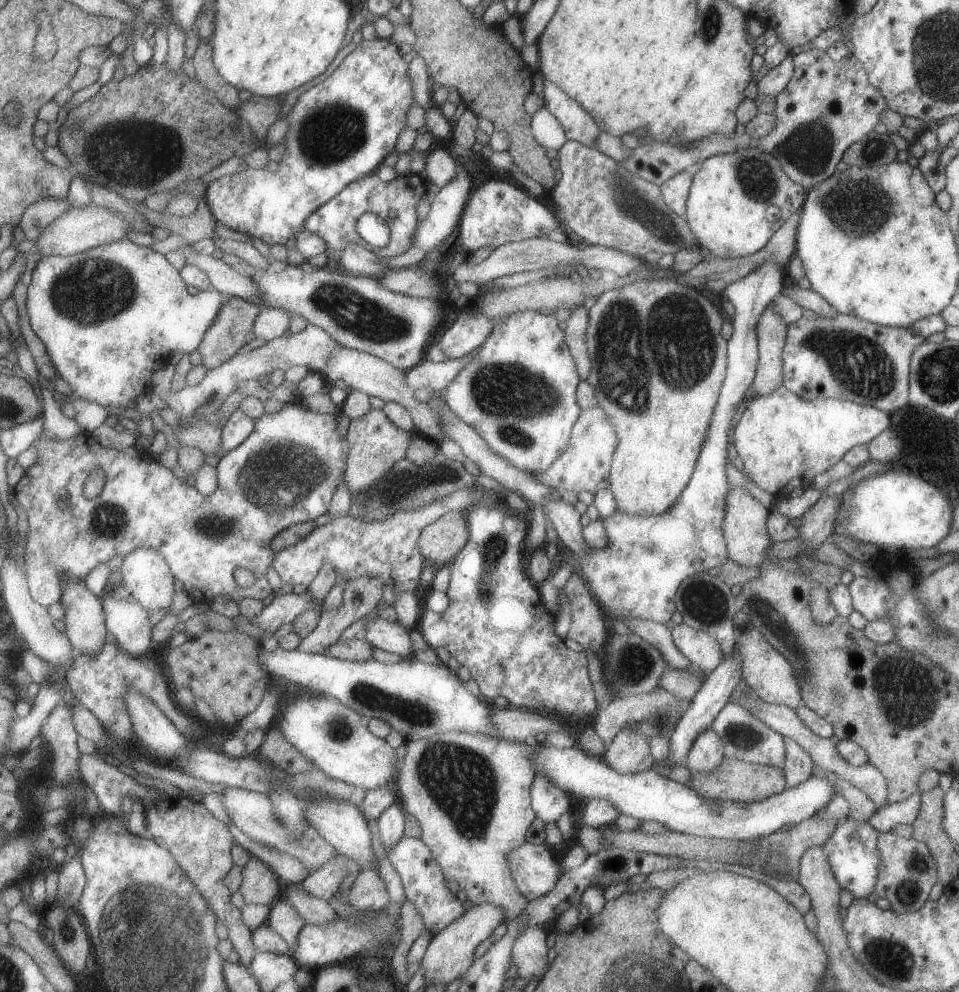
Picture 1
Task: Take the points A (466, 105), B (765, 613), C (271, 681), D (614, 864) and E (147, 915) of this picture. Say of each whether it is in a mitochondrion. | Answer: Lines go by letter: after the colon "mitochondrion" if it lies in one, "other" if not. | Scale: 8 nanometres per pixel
A: other
B: mitochondrion
C: other
D: other
E: mitochondrion

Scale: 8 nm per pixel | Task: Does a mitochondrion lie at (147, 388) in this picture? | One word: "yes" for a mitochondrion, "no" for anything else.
no

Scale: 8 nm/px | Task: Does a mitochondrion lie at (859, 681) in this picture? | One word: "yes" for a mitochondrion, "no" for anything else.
no

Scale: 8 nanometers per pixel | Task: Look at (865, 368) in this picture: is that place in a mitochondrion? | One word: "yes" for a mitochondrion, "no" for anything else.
yes

